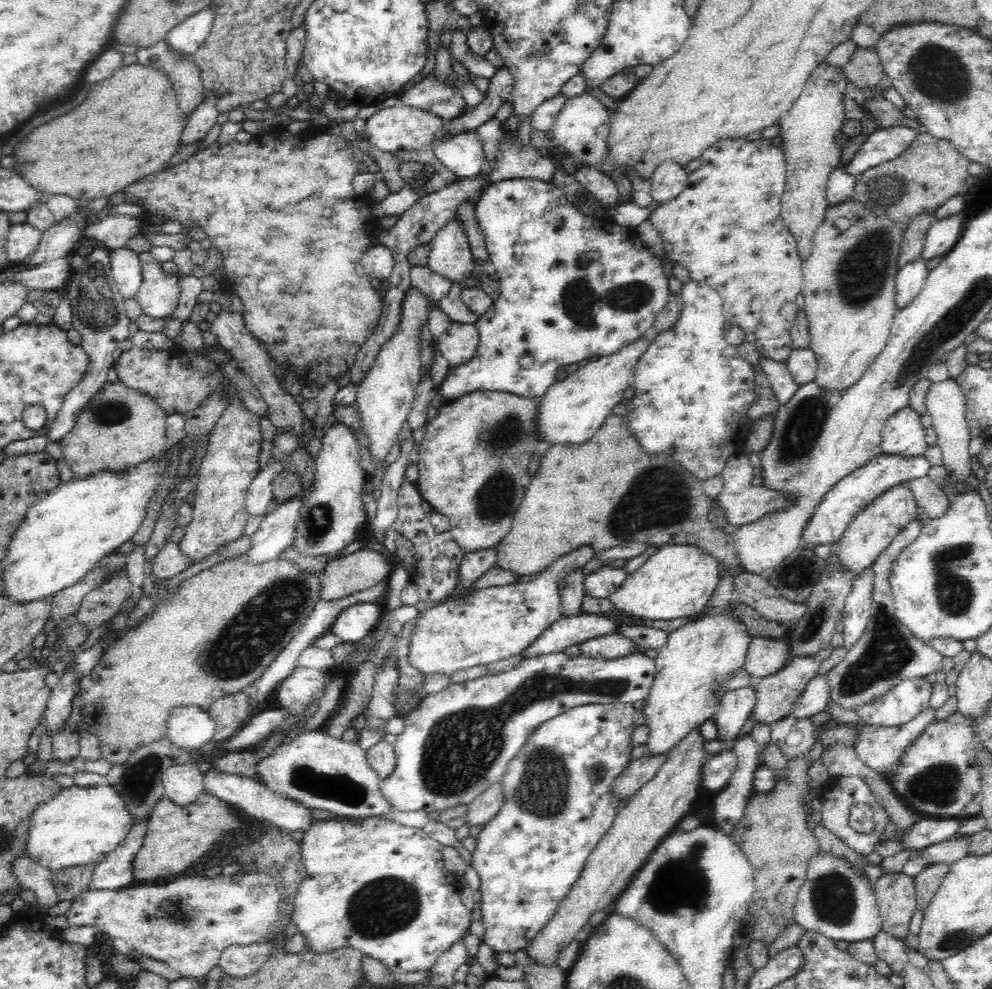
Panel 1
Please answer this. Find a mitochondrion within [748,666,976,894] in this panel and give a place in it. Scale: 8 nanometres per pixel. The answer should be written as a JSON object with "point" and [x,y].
{"point":[939,783]}

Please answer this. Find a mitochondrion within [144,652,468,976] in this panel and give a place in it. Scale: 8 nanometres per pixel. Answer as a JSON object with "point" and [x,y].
{"point":[387,905]}

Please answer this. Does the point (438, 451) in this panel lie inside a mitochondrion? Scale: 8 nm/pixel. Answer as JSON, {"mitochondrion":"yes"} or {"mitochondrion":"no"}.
{"mitochondrion":"no"}

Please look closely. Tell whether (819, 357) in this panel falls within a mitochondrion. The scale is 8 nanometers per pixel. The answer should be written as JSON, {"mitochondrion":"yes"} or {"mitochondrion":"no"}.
{"mitochondrion":"no"}

